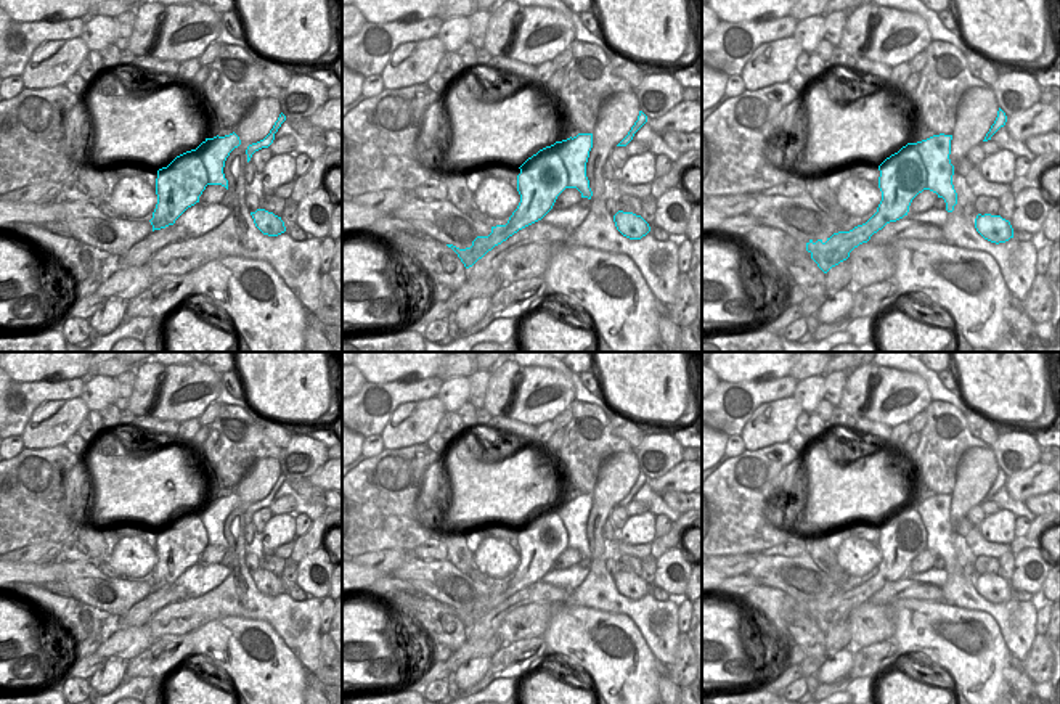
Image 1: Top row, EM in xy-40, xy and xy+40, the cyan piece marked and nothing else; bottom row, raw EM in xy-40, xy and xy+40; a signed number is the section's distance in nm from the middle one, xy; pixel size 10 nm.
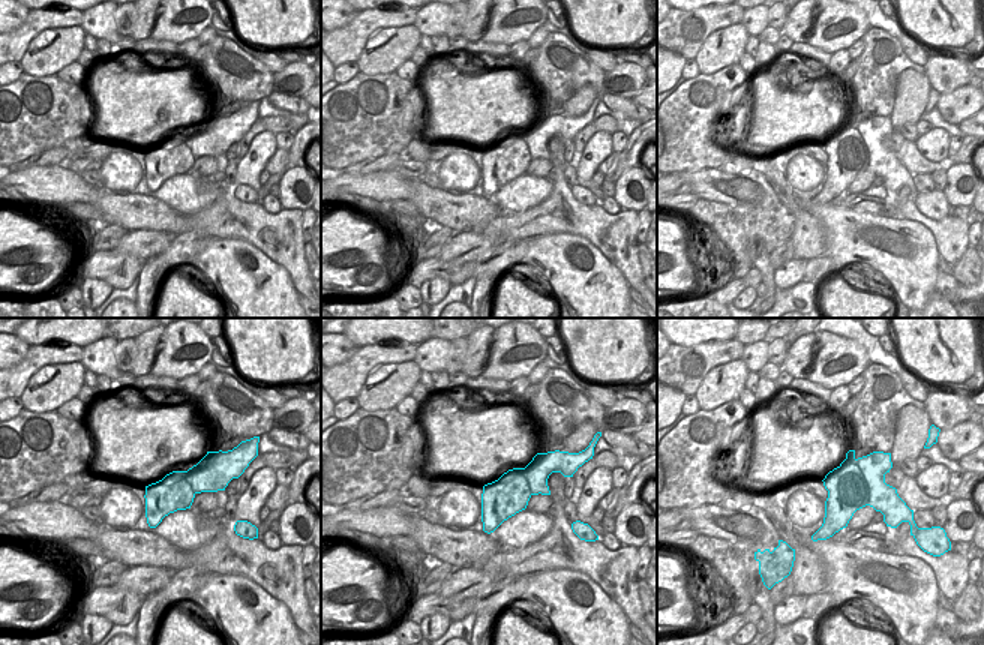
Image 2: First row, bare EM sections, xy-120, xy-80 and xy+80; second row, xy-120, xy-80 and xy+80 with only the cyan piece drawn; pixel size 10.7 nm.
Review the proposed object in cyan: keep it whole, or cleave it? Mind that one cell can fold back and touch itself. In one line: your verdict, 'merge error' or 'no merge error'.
merge error

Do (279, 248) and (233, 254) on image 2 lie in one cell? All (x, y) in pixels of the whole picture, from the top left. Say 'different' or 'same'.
different

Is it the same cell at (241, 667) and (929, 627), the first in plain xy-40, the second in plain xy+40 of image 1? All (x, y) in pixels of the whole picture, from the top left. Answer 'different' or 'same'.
different

